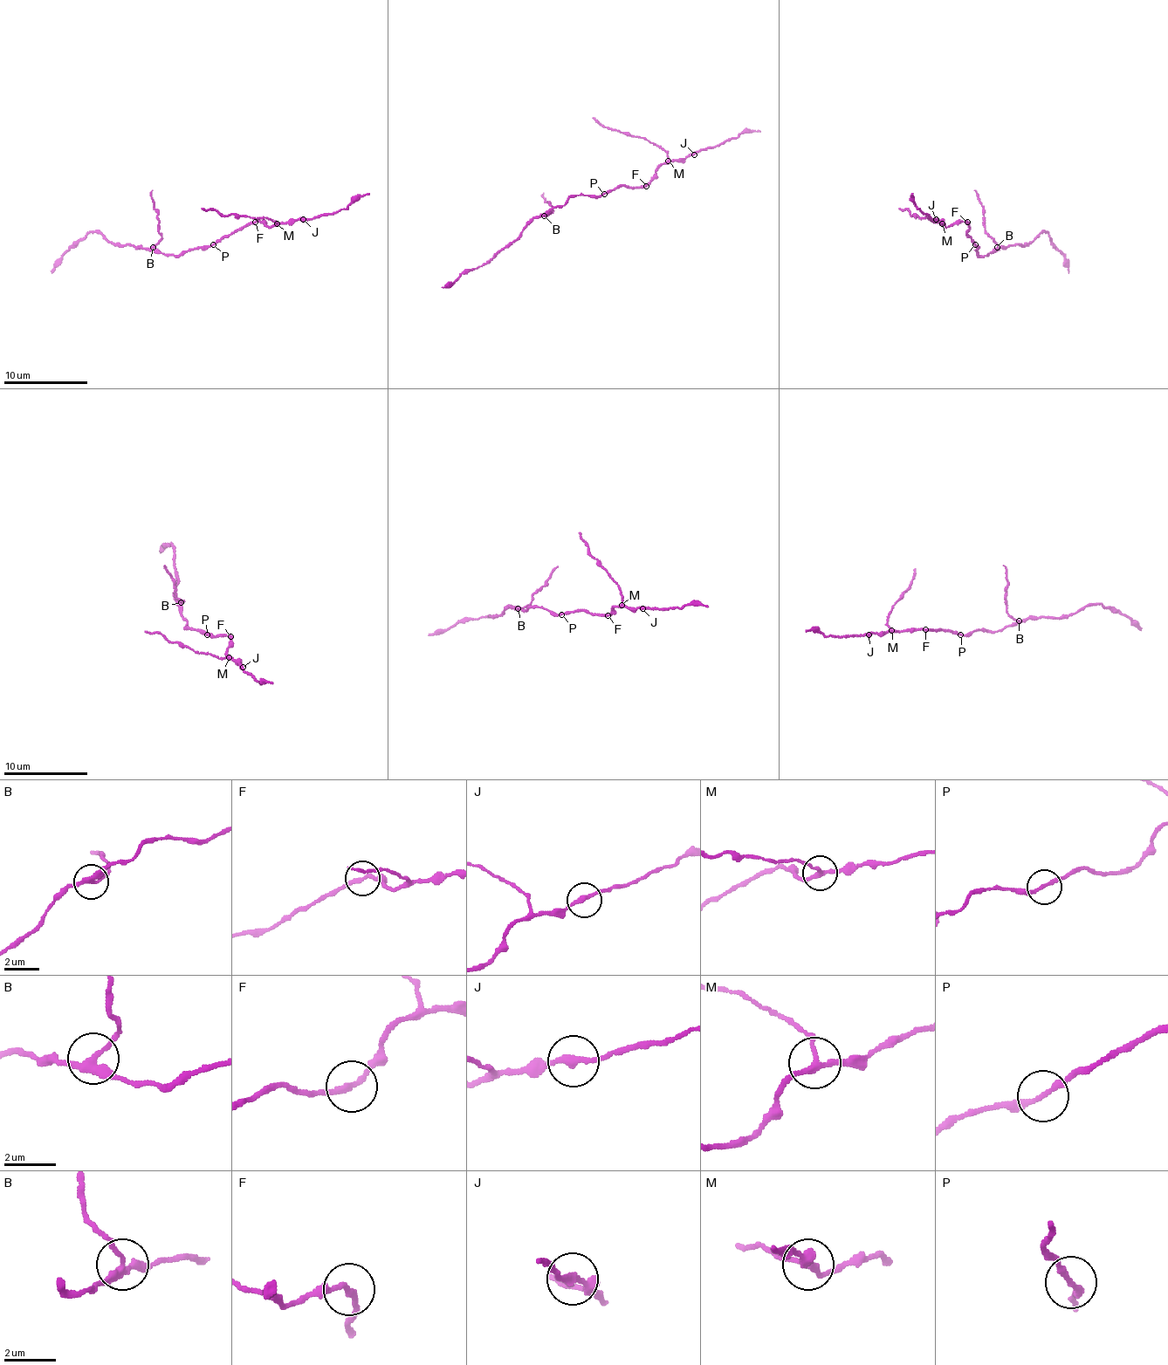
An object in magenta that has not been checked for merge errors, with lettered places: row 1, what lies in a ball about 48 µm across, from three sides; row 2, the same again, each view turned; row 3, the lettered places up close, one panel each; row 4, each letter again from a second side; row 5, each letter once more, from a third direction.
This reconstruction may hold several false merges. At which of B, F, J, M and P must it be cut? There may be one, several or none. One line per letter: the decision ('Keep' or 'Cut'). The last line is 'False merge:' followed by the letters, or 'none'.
B: Cut
F: Keep
J: Keep
M: Cut
P: Keep
False merge: B, M

